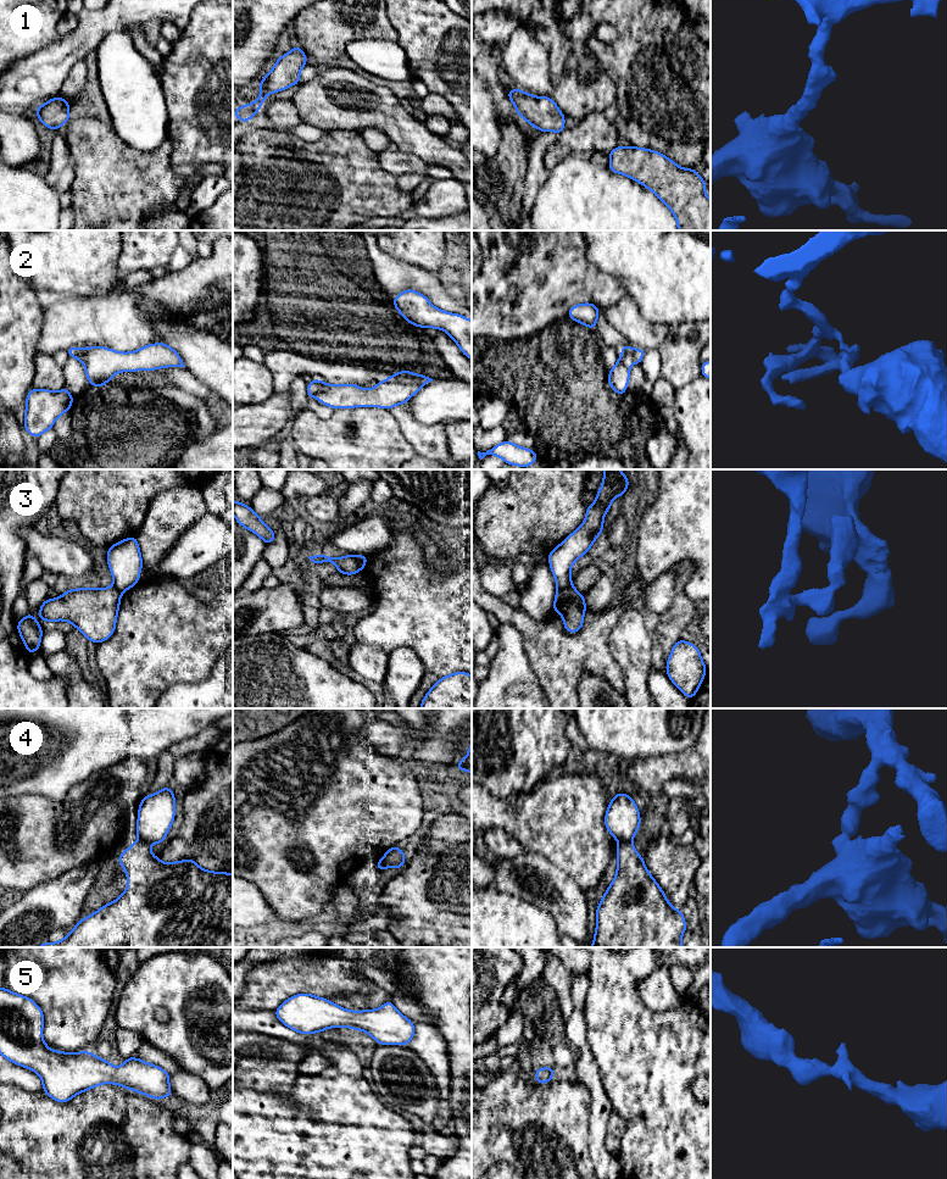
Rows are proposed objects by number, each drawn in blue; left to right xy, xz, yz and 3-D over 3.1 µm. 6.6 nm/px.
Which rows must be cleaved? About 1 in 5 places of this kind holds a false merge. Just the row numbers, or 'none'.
2, 3, 4

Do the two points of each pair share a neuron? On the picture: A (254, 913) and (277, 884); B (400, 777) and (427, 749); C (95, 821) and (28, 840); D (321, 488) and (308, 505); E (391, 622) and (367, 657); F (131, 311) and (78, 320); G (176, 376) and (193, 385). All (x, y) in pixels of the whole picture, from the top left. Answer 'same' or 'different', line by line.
A: different
B: different
C: same
D: different
E: different
F: same
G: same

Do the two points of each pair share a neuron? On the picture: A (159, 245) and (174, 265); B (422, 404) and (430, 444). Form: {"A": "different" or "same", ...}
{"A": "different", "B": "different"}

